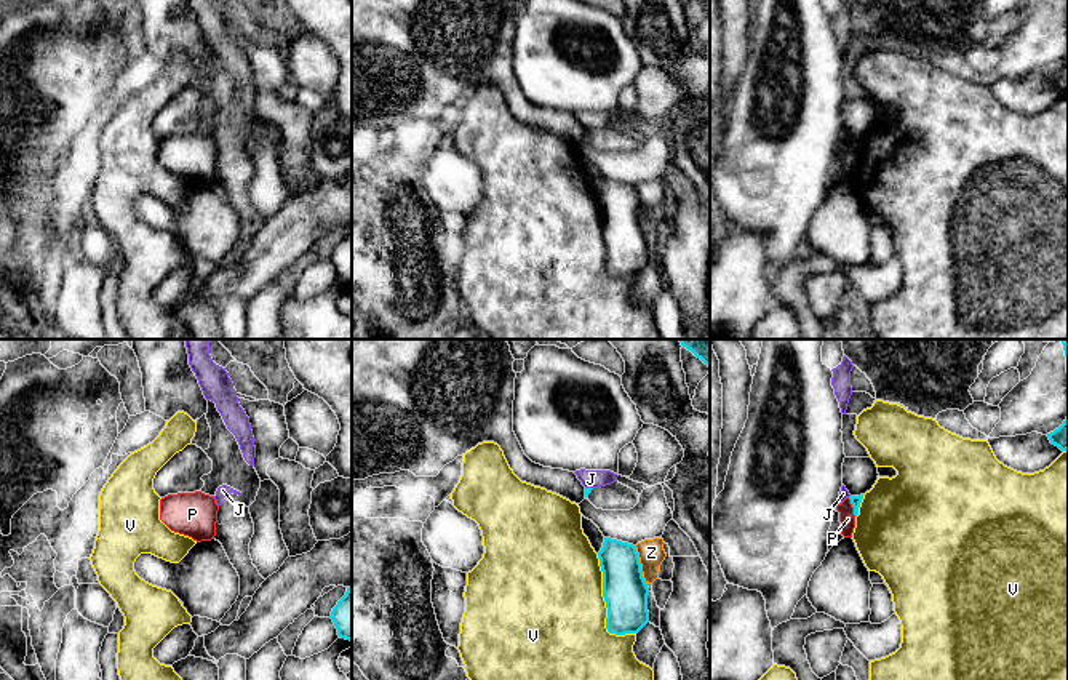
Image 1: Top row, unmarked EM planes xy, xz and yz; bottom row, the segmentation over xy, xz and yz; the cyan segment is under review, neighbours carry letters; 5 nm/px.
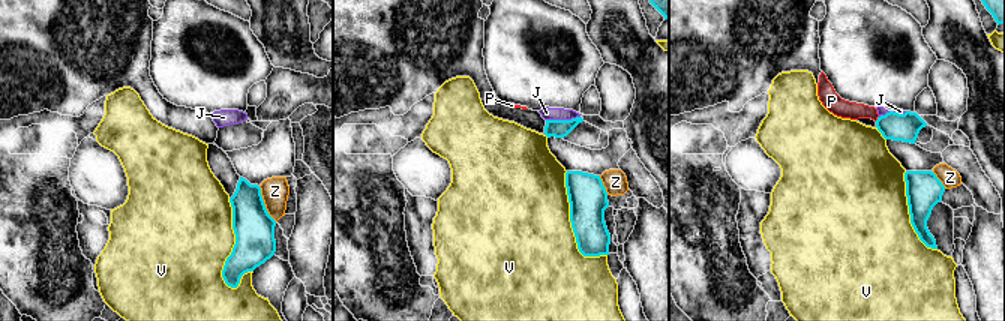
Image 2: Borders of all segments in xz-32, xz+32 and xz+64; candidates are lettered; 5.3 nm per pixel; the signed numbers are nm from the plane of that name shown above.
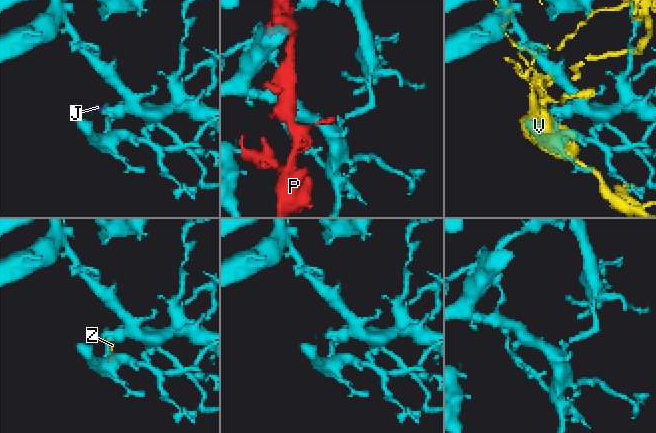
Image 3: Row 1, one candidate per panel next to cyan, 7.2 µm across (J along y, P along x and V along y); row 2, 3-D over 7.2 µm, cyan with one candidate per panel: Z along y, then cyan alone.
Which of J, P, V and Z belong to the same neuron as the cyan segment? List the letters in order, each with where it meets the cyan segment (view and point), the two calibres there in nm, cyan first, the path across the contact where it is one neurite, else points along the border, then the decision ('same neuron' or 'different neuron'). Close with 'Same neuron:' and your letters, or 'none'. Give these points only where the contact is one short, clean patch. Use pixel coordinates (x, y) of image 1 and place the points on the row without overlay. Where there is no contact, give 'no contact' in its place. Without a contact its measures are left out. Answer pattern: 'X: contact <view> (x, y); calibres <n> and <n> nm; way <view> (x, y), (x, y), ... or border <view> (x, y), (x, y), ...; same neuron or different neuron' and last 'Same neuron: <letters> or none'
J: contact xz (589, 130); calibres 30 and 100 nm; border xz (585, 128), (592, 130); different neuron
P: contact yz (852, 148); calibres 50 and 80 nm; different neuron
V: contact xz (606, 248); calibres 220 and 500 nm; different neuron
Z: contact xz (640, 207); calibres 220 and 130 nm; different neuron
Same neuron: none

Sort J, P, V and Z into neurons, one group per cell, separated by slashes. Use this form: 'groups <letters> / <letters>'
groups J Z / P / V

